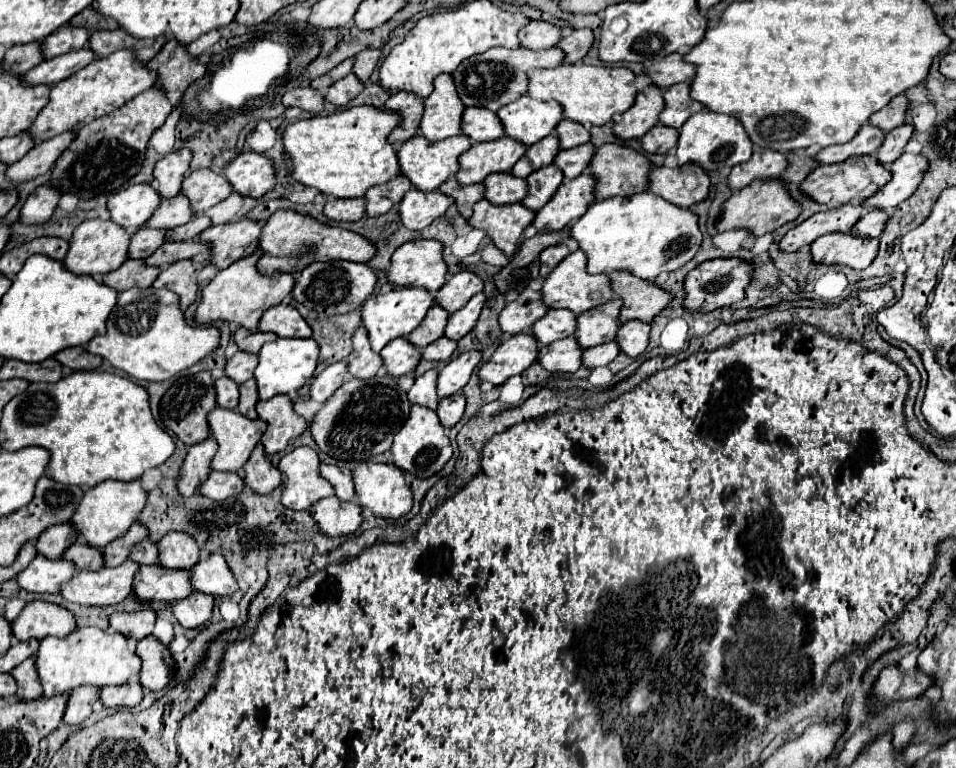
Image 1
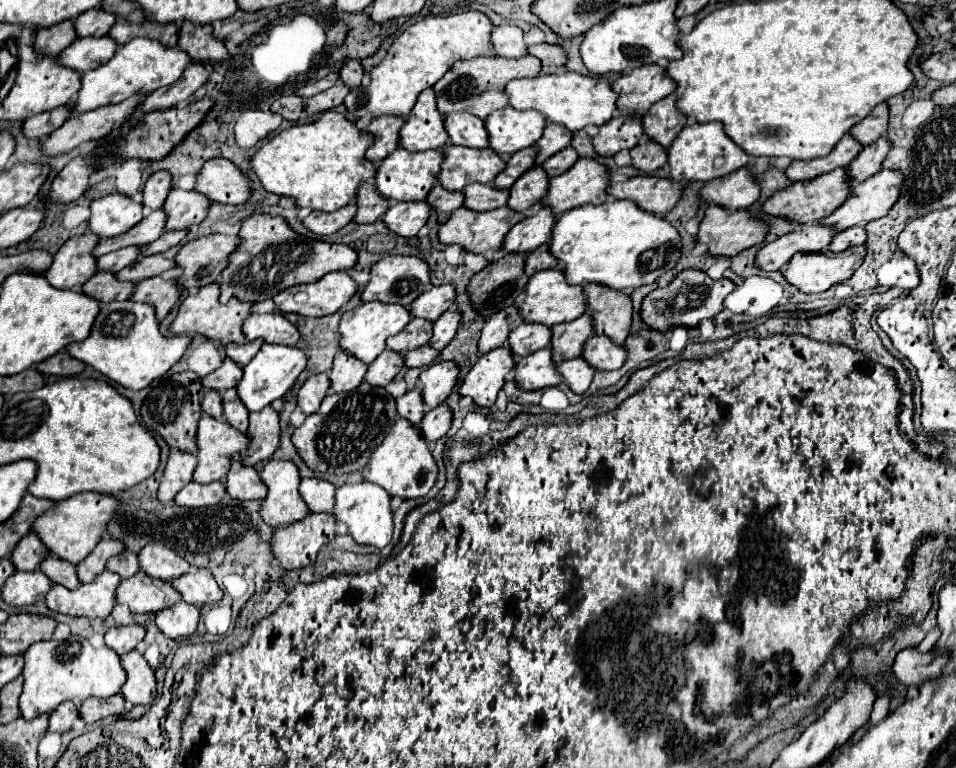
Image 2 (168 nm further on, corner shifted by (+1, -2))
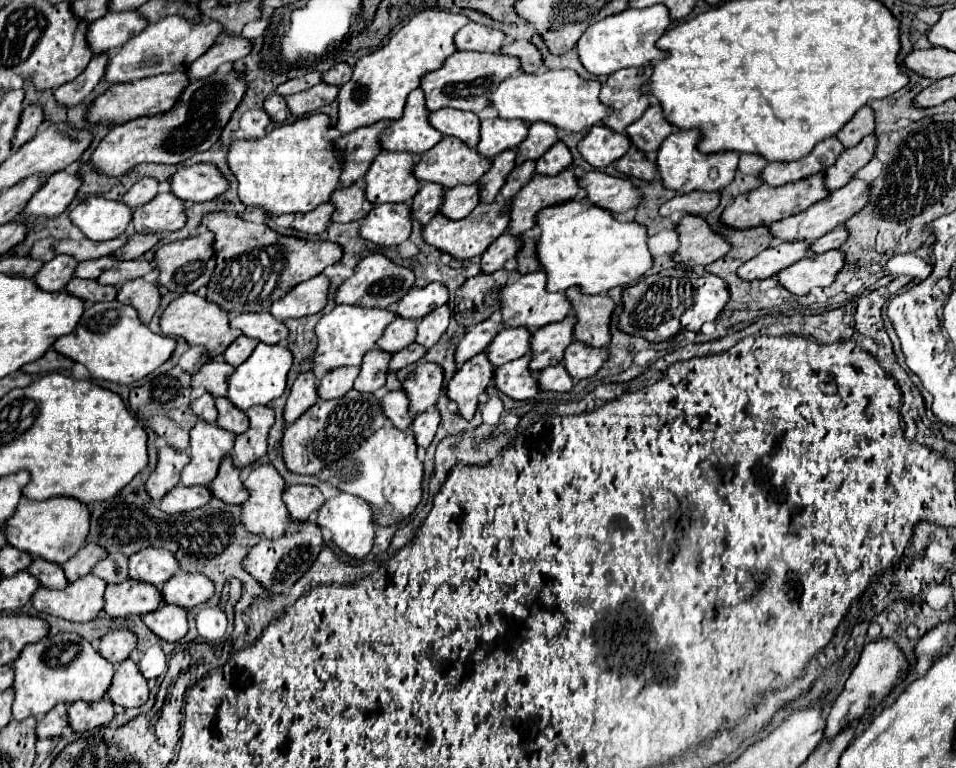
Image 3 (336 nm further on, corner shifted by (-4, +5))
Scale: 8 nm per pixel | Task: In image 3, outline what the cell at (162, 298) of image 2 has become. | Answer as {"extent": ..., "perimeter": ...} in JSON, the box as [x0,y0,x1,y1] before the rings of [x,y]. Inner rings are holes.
{"extent":[117,280,161,324],"perimeter":[[[131,280],[125,286],[121,286],[121,290],[117,292],[117,300],[121,304],[129,304],[137,308],[141,324],[149,324],[151,316],[155,314],[159,306],[159,298],[161,298],[159,286],[143,282],[143,280]]]}

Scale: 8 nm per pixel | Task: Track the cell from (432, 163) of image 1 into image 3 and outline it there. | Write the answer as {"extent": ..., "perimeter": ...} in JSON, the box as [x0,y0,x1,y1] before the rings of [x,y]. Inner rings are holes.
{"extent":[365,152,419,204],"perimeter":[[[381,152],[365,174],[365,198],[371,204],[409,204],[419,190],[413,176],[415,154],[409,152]]]}

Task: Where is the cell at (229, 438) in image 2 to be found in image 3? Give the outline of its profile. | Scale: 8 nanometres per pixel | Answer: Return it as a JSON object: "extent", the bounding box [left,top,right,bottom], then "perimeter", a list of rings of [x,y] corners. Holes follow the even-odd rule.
{"extent":[181,422,235,486],"perimeter":[[[197,422],[189,432],[189,464],[181,472],[181,484],[207,486],[215,476],[219,462],[231,454],[235,434],[215,426]]]}

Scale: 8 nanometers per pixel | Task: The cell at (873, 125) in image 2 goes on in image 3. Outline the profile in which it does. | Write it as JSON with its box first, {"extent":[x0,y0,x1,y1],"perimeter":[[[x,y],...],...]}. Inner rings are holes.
{"extent":[835,106,875,148],"perimeter":[[[869,106],[859,108],[859,112],[853,116],[853,120],[849,120],[849,124],[845,124],[845,128],[841,128],[841,132],[837,132],[835,136],[841,140],[843,148],[853,148],[857,146],[867,134],[873,134],[875,130],[875,118],[873,118],[873,110]]]}

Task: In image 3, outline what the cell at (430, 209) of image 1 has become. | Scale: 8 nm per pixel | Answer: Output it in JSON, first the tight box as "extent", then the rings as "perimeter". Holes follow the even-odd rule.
{"extent":[359,204,411,246],"perimeter":[[[379,204],[359,226],[359,238],[377,246],[399,246],[411,234],[411,208],[407,204]]]}

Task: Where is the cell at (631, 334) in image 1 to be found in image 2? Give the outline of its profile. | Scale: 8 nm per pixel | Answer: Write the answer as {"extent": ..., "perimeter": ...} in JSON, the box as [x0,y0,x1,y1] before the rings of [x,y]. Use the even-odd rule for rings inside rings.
{"extent":[582,335,628,369],"perimeter":[[[594,335],[586,345],[582,357],[596,367],[602,369],[620,369],[624,361],[628,359],[628,349],[624,345],[616,345],[610,339],[604,339],[604,335]]]}

